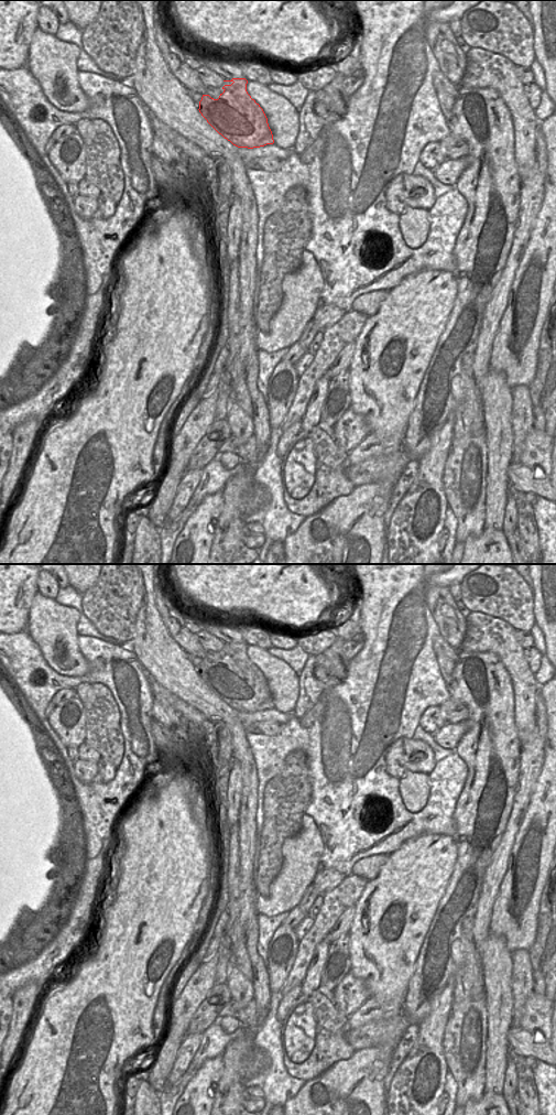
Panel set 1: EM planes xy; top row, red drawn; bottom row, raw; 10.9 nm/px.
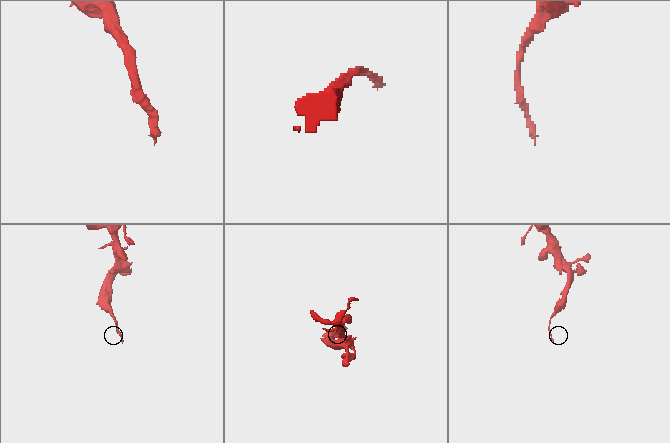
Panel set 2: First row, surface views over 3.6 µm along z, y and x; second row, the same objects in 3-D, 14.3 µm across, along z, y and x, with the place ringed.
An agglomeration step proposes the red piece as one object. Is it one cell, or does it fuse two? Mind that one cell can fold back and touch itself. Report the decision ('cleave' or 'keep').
cleave

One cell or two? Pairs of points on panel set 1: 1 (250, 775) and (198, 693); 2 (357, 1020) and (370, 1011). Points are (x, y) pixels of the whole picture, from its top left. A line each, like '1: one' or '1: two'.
1: one
2: one

